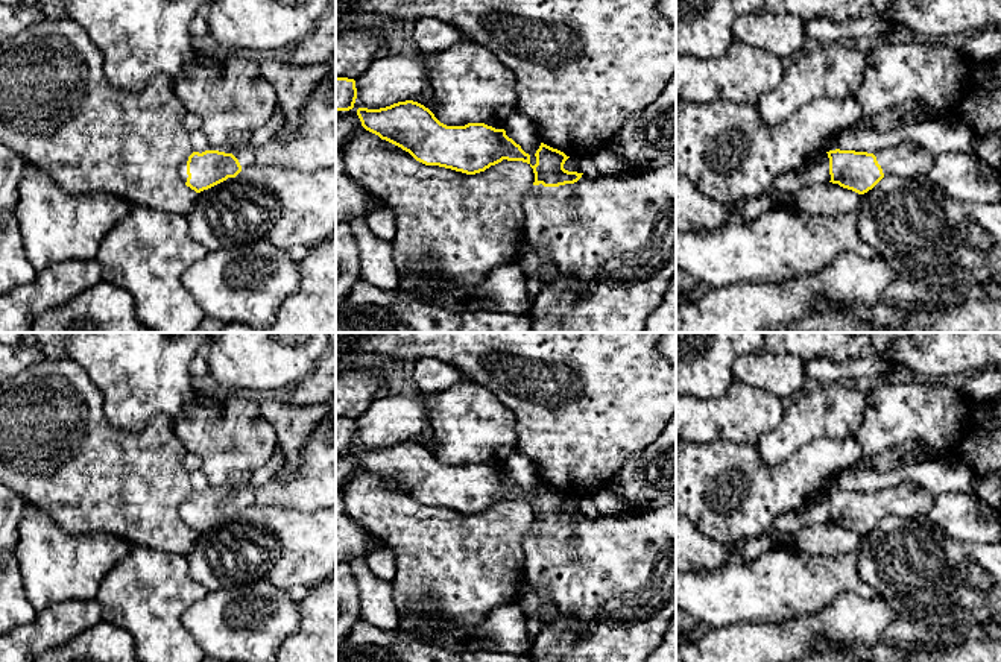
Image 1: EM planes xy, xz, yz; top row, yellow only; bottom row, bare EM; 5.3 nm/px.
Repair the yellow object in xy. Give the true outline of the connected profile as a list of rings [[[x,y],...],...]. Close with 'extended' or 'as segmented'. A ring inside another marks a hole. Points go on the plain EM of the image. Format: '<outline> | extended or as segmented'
[[[336,408],[317,424],[301,451],[293,481],[269,481],[263,486],[208,486],[193,492],[179,507],[187,527],[201,533],[223,521],[232,521],[251,506],[286,507],[314,512],[336,507]]] | extended

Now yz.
[[[916,481],[878,490],[829,490],[832,524],[864,534],[884,516],[920,518],[933,507],[934,495]]] | extended

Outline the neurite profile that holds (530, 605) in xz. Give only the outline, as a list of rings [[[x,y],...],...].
[[[533,589],[532,592],[526,594],[516,601],[518,607],[524,612],[526,618],[538,618],[542,626],[545,624],[554,624],[557,627],[571,630],[571,632],[580,632],[580,627],[576,619],[570,616],[564,616],[556,604],[548,606],[539,600],[539,595]]]

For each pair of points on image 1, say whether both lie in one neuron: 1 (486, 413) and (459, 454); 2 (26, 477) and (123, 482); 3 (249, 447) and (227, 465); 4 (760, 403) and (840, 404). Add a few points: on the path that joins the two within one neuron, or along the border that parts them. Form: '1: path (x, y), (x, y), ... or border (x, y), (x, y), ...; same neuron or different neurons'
1: path (477, 424), (459, 444); same neuron
2: path (50, 477), (99, 479); same neuron
3: path (243, 448), (233, 459); same neuron
4: border (786, 406), (783, 419), (763, 435); different neurons

